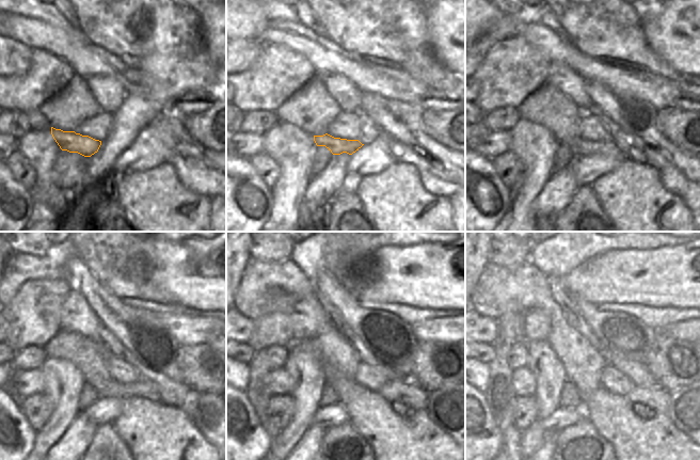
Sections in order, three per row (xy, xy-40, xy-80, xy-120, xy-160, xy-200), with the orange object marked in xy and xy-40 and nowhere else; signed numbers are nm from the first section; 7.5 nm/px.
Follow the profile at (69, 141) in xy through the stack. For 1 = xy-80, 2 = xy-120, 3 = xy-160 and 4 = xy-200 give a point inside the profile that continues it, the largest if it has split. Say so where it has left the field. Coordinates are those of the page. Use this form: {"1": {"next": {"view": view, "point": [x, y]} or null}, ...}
{"1": {"next": {"view": "xy-80", "point": [582, 147]}}, "2": {"next": {"view": "xy-120", "point": [159, 390]}}, "3": {"next": {"view": "xy-160", "point": [401, 390]}}, "4": {"next": {"view": "xy-200", "point": [657, 398]}}}

